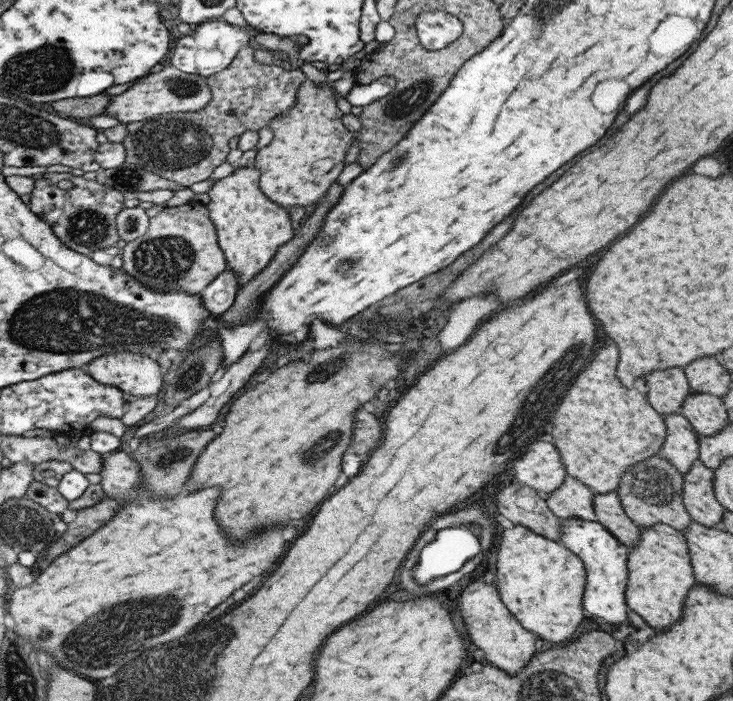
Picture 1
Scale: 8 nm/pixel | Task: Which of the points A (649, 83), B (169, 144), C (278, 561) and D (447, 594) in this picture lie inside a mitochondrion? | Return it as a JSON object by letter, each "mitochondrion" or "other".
{"A":"other","B":"mitochondrion","C":"other","D":"other"}

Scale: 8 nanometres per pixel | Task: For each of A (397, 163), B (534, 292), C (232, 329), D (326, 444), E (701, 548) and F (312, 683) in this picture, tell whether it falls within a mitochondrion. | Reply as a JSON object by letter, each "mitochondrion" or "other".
{"A":"mitochondrion","B":"other","C":"other","D":"mitochondrion","E":"other","F":"other"}

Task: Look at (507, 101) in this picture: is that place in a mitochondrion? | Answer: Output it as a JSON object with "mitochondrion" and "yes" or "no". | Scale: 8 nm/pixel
{"mitochondrion":"no"}

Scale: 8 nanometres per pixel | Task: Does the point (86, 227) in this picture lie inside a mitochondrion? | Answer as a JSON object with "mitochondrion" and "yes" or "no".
{"mitochondrion":"yes"}

